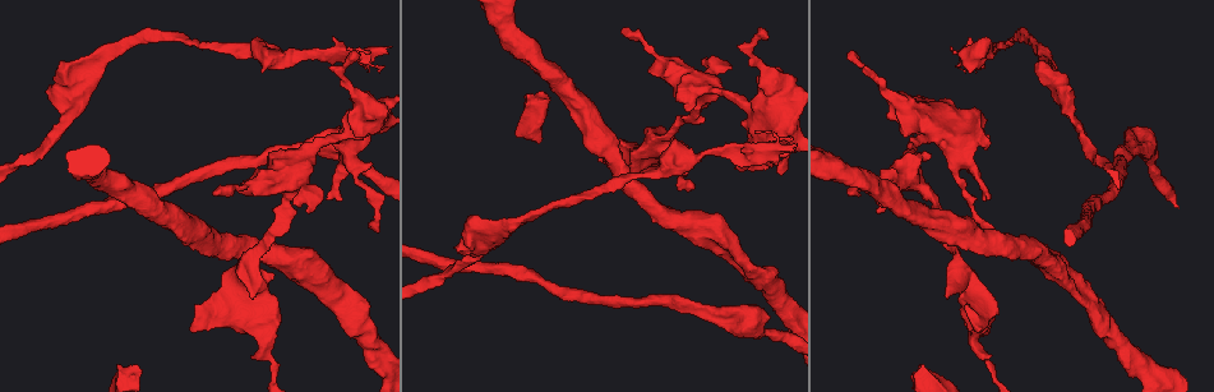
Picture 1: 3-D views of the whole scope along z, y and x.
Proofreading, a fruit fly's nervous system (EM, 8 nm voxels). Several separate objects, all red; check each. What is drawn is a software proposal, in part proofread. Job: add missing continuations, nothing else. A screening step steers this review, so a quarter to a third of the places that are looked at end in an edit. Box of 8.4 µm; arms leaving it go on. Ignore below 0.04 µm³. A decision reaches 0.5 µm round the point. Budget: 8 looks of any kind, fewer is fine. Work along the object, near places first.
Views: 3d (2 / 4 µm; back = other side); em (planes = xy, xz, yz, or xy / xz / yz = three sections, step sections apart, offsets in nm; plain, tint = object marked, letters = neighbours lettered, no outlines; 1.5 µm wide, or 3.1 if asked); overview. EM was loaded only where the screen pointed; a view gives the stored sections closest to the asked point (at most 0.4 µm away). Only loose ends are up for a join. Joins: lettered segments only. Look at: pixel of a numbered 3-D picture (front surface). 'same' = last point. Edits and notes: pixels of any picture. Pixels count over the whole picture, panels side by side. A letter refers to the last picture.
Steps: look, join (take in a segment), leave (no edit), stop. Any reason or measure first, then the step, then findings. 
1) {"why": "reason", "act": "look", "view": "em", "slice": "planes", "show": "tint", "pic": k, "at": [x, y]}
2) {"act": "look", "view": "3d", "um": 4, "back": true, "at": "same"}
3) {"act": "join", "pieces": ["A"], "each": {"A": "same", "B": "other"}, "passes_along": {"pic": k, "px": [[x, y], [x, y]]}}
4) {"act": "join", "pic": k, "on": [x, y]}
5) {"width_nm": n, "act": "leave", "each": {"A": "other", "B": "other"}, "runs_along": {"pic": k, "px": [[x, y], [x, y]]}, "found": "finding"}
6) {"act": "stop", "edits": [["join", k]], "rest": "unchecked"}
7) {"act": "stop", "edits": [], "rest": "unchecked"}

{"why": "free end", "act": "look", "view": "3d", "um": 2, "pic": 1, "at": [855, 56]}

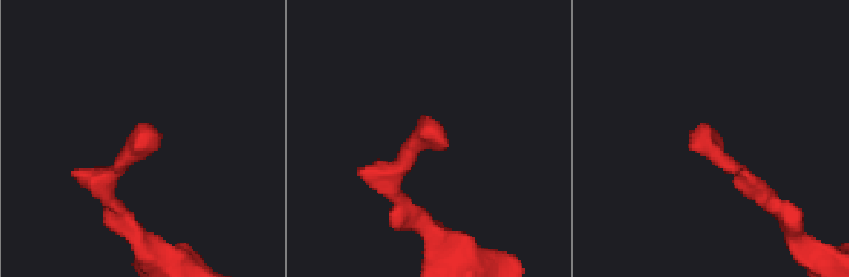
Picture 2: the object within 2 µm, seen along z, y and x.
{"why": "shape alone is not enough", "act": "look", "view": "em", "slice": "yz", "step": 4, "show": "tint", "pic": 2, "at": [446, 146]}

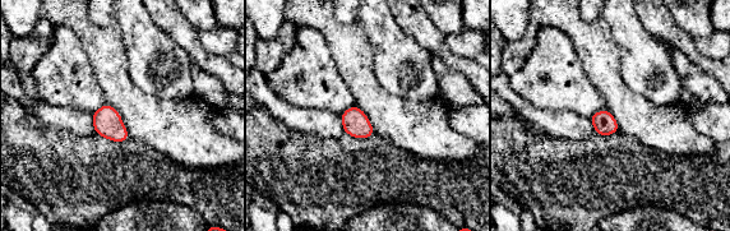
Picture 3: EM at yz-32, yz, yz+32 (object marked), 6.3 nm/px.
{"why": "what lies round it", "act": "look", "view": "em", "slice": "yz", "step": 4, "show": "letters", "at": "same"}

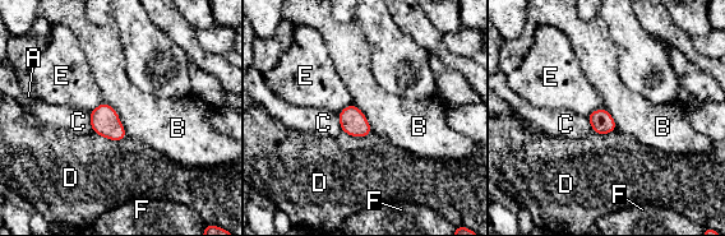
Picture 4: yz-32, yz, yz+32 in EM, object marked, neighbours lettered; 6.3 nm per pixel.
{"act": "leave", "each": {"A": "other", "B": "other", "C": "other", "D": "other", "E": "other", "F": "other"}, "border": {"pic": 4, "px": [[88, 112], [93, 132]]}, "found": "no lettered segment goes on from it"}

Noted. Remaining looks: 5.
{"why": "thick end", "act": "look", "view": "3d", "um": 4, "pic": 1, "at": [977, 110]}

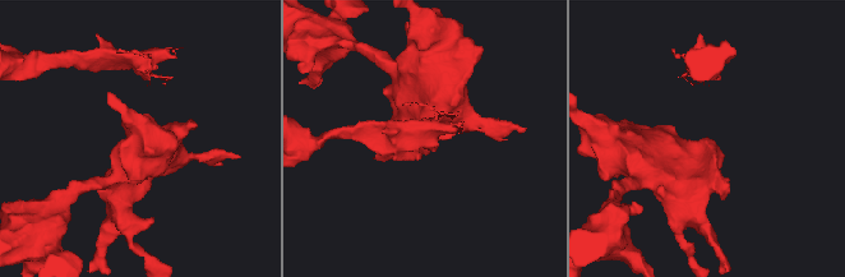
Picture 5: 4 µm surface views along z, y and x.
{"act": "look", "view": "em", "slice": "planes", "show": "letters", "pic": 5, "at": [710, 142]}

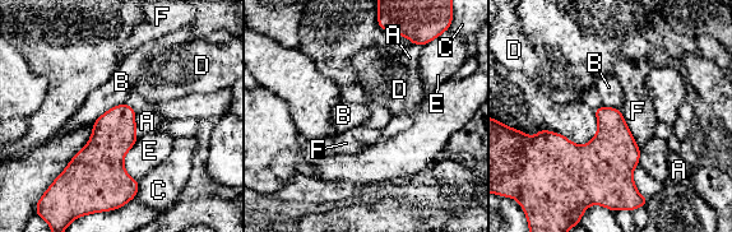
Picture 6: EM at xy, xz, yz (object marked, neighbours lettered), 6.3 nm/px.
{"act": "leave", "each": {"A": "other", "B": "other", "C": "other", "D": "other", "E": "other", "F": "other"}, "border": {"pic": 6, "px": [[124, 102], [110, 107], [93, 124]]}, "found": "no lettered segment goes on from it"}

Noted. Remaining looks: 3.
{"act": "look", "view": "3d", "um": 4, "pic": 1, "at": [368, 224]}

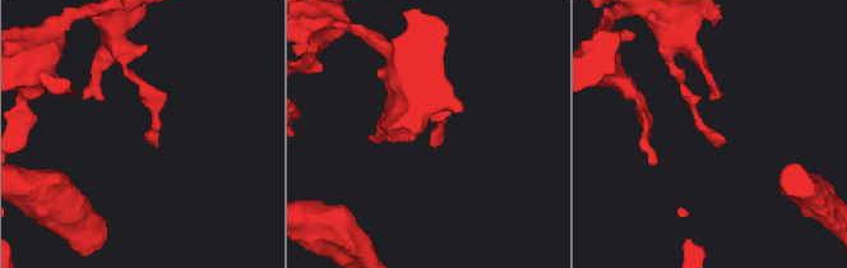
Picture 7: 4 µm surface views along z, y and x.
{"why": "need the tissue", "act": "look", "view": "em", "slice": "planes", "show": "plain", "pic": 7, "at": [432, 147]}

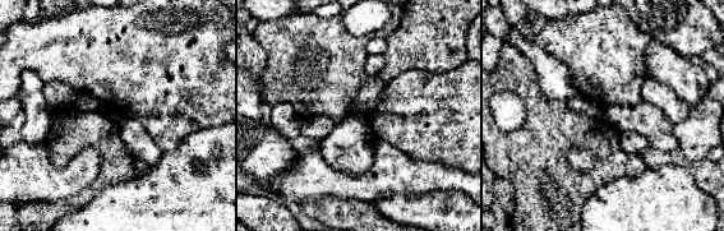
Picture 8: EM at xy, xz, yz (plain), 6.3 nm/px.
{"why": "what lies round it", "act": "look", "view": "em", "slice": "planes", "show": "letters", "at": "same"}

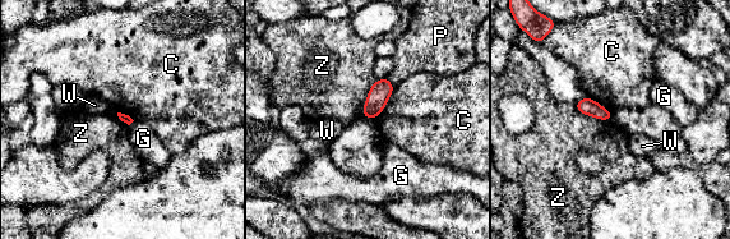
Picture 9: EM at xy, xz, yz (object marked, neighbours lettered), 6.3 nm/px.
{"act": "leave", "each": {"C": "other", "G": "other", "P": "other", "W": "other", "Z": "other"}, "found": "none of them fits"}

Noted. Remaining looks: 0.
{"act": "stop", "edits": [], "rest": "unchecked"}

